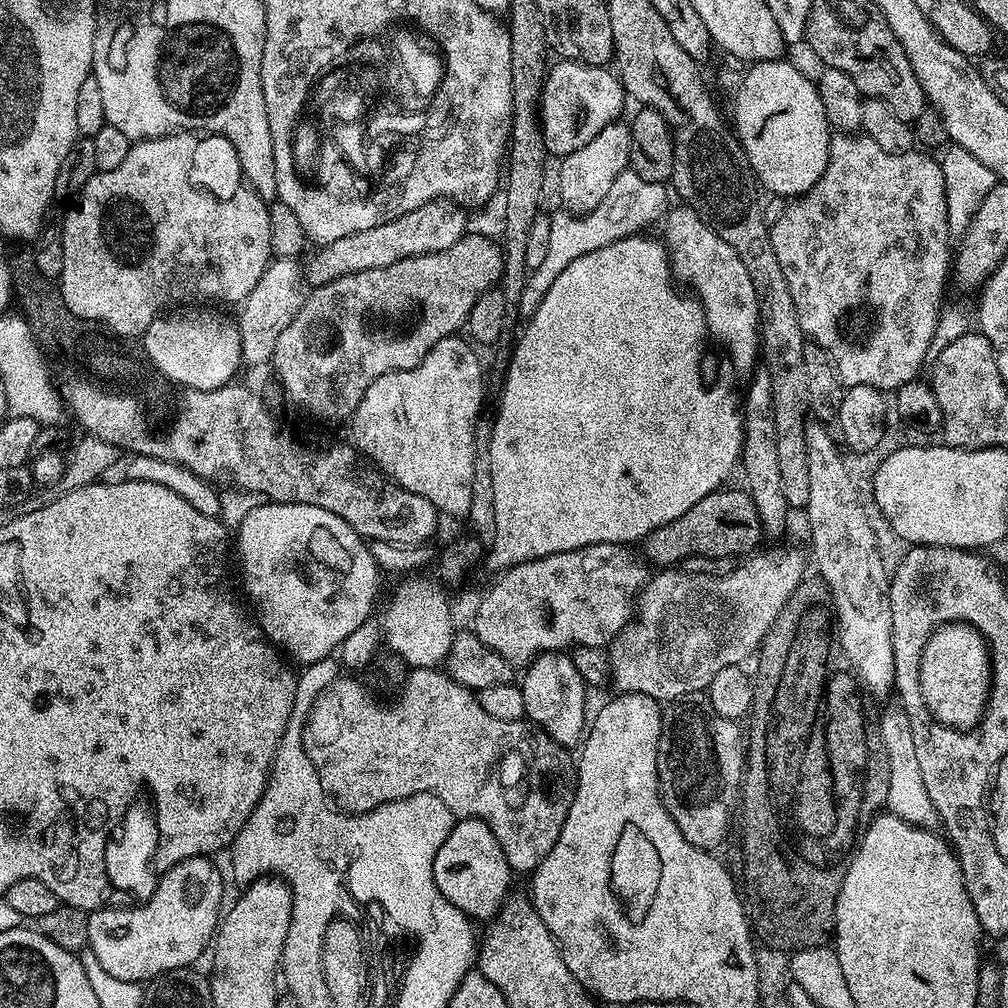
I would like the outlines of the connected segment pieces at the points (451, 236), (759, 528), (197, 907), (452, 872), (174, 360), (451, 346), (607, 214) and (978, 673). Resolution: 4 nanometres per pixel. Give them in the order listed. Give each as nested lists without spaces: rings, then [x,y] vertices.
[[[451,198],[432,200],[418,209],[403,212],[398,218],[382,222],[380,226],[370,226],[370,230],[357,230],[354,234],[327,241],[312,266],[315,283],[326,284],[346,274],[390,266],[394,262],[402,262],[402,258],[421,256],[454,246],[454,242],[458,242],[469,231],[468,216],[459,206]]]
[[[725,486],[718,492],[706,494],[698,506],[692,506],[682,514],[682,518],[674,518],[666,526],[654,530],[646,538],[649,561],[662,562],[664,566],[676,566],[692,557],[736,556],[739,552],[752,554],[757,551],[760,539],[766,535],[766,529],[747,491]]]
[[[192,856],[189,860],[177,860],[169,872],[165,872],[154,894],[135,906],[105,906],[89,915],[93,933],[101,932],[100,940],[108,944],[111,932],[117,932],[116,940],[124,944],[128,936],[136,944],[148,940],[148,960],[123,960],[116,952],[97,951],[103,968],[116,978],[139,984],[151,981],[162,972],[174,968],[195,965],[200,955],[209,951],[222,916],[220,903],[224,900],[224,880],[213,861],[206,856]]]
[[[460,818],[453,823],[450,834],[444,839],[438,854],[434,858],[434,866],[432,867],[434,870],[434,882],[441,894],[451,904],[458,906],[460,910],[468,913],[469,917],[475,918],[477,921],[480,919],[484,920],[483,922],[488,922],[499,913],[506,900],[504,888],[500,885],[499,878],[492,873],[492,867],[495,864],[503,865],[504,863],[504,849],[496,841],[496,836],[492,833],[490,825],[479,818]]]
[[[186,312],[182,316],[167,316],[152,323],[152,333],[148,336],[148,348],[158,362],[157,372],[161,377],[169,376],[170,379],[184,384],[185,389],[201,388],[202,390],[221,388],[235,377],[232,375],[237,372],[243,361],[241,332],[239,323],[235,319],[227,320],[216,312]]]
[[[457,334],[438,342],[418,366],[382,374],[366,390],[350,420],[356,431],[355,443],[373,464],[403,488],[430,498],[437,510],[452,516],[464,516],[472,508],[472,487],[476,484],[476,419],[484,404],[484,368],[475,352],[477,349],[462,337]]]
[[[629,170],[618,174],[614,186],[610,186],[610,194],[594,206],[594,210],[577,214],[571,210],[556,212],[548,224],[548,249],[536,269],[524,281],[524,289],[518,301],[520,312],[524,318],[530,318],[538,310],[542,298],[546,298],[546,290],[554,286],[554,278],[574,262],[574,258],[582,258],[582,254],[590,254],[590,250],[602,250],[602,246],[610,246],[627,236],[634,236],[645,231],[651,220],[656,220],[669,211],[668,192],[659,180],[648,180],[639,170]]]
[[[953,621],[941,625],[933,632],[924,647],[918,662],[921,688],[925,696],[926,706],[941,725],[959,730],[967,730],[979,725],[987,711],[991,699],[993,661],[984,654],[980,637],[976,636],[975,628],[966,626],[963,621]]]

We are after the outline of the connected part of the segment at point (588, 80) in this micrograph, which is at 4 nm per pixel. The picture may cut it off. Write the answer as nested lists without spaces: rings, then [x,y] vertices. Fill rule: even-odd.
[[[561,59],[561,64],[553,63],[544,79],[544,89],[540,91],[540,128],[544,131],[544,141],[553,157],[563,158],[574,154],[578,146],[586,146],[590,138],[595,138],[610,123],[619,121],[624,112],[626,93],[624,83],[611,67],[599,64],[583,64],[580,60]]]

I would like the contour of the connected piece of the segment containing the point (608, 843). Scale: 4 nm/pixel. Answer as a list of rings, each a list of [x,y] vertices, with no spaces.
[[[625,692],[623,694],[616,694],[616,697],[601,710],[600,713],[595,713],[594,719],[590,724],[590,731],[587,733],[586,741],[583,743],[582,749],[584,753],[581,754],[580,760],[578,756],[578,779],[576,782],[576,797],[570,806],[570,814],[566,818],[566,822],[562,826],[562,834],[558,838],[558,842],[554,846],[554,850],[550,850],[547,858],[531,873],[532,879],[532,893],[530,899],[535,907],[536,913],[539,914],[546,922],[546,926],[556,937],[557,941],[562,945],[564,954],[564,961],[566,966],[570,966],[570,970],[574,974],[574,978],[591,994],[597,1001],[603,1002],[605,1000],[608,1004],[620,1004],[626,1006],[630,1002],[638,1002],[645,1000],[647,996],[688,996],[688,992],[692,992],[692,988],[696,988],[696,980],[704,980],[704,976],[708,976],[708,972],[712,972],[712,968],[716,968],[716,964],[720,964],[720,960],[724,960],[724,956],[728,956],[728,944],[748,944],[748,939],[754,936],[754,928],[750,923],[748,925],[748,916],[750,917],[749,909],[746,907],[746,900],[740,897],[740,892],[736,889],[736,880],[728,873],[728,868],[716,856],[711,856],[711,851],[699,848],[690,843],[688,839],[682,834],[682,830],[677,824],[677,817],[673,816],[669,805],[660,797],[660,764],[662,768],[662,744],[660,748],[660,731],[665,731],[666,720],[660,717],[660,708],[662,708],[661,701],[655,700],[652,696],[647,696],[641,692]]]

